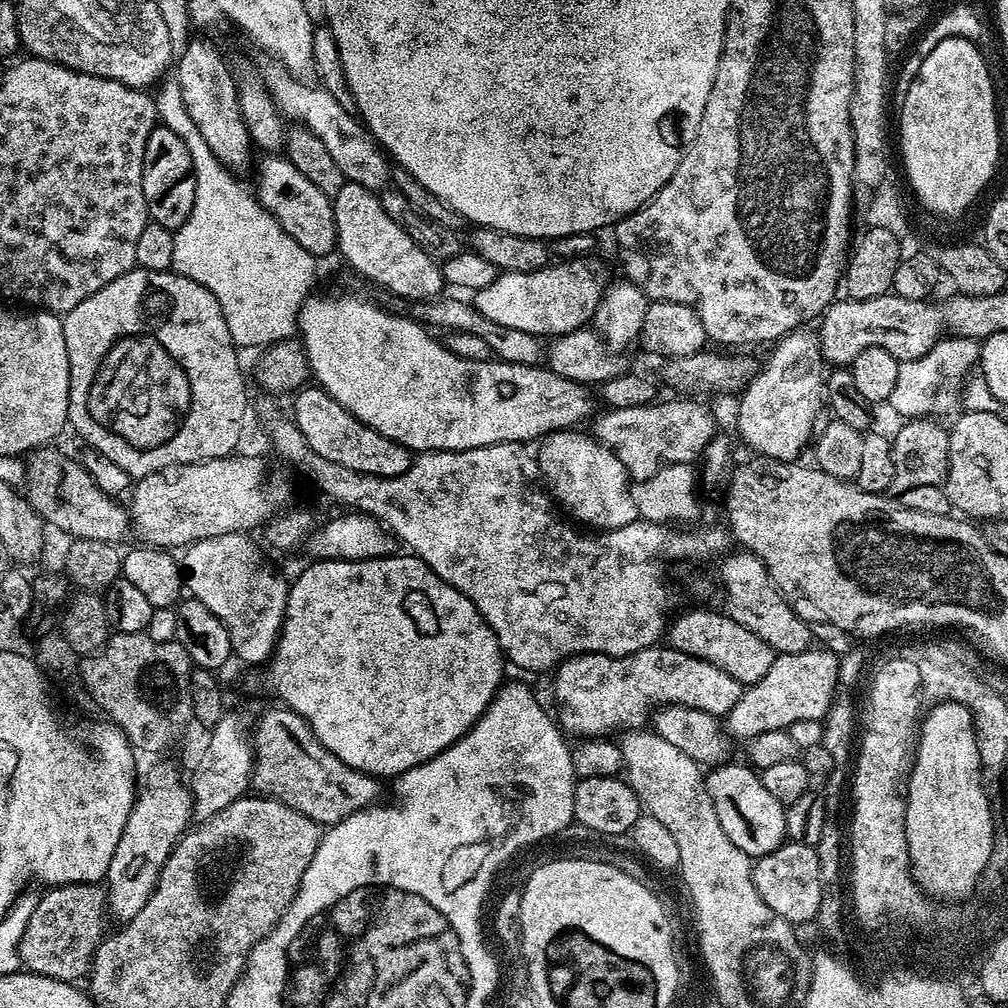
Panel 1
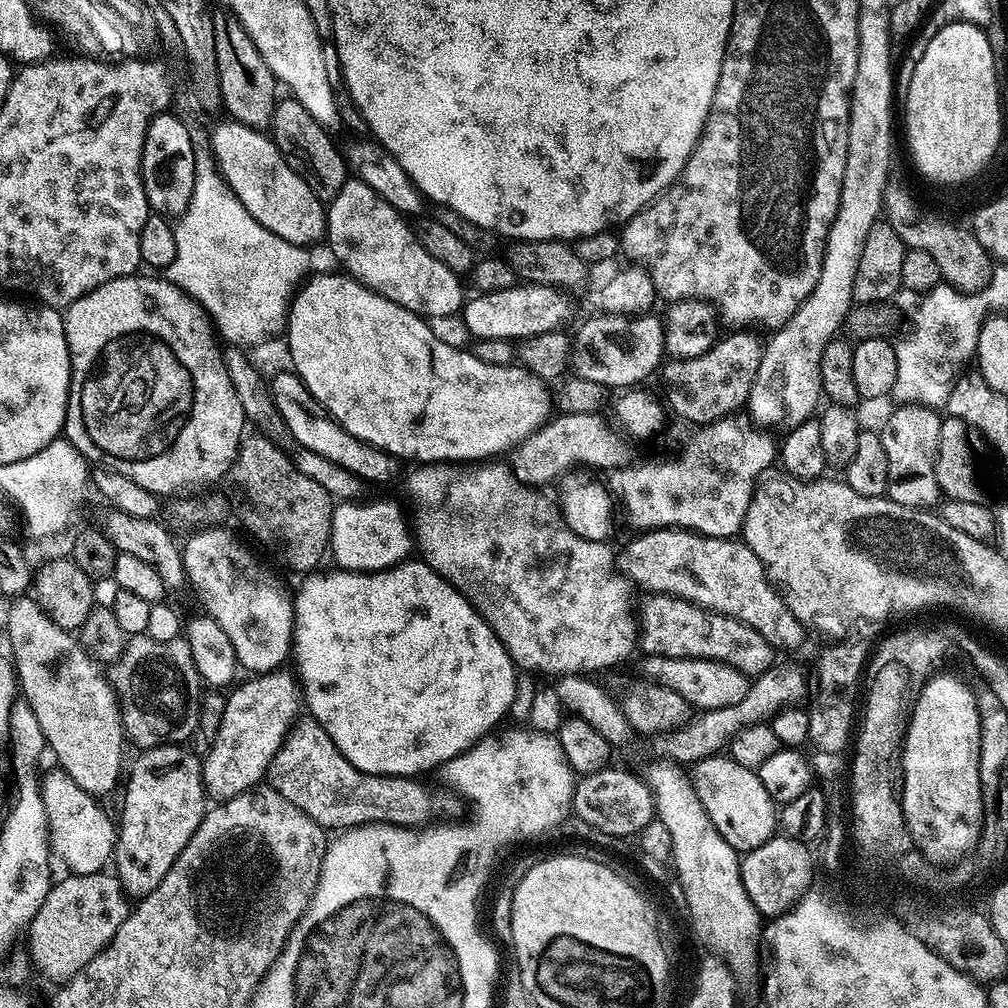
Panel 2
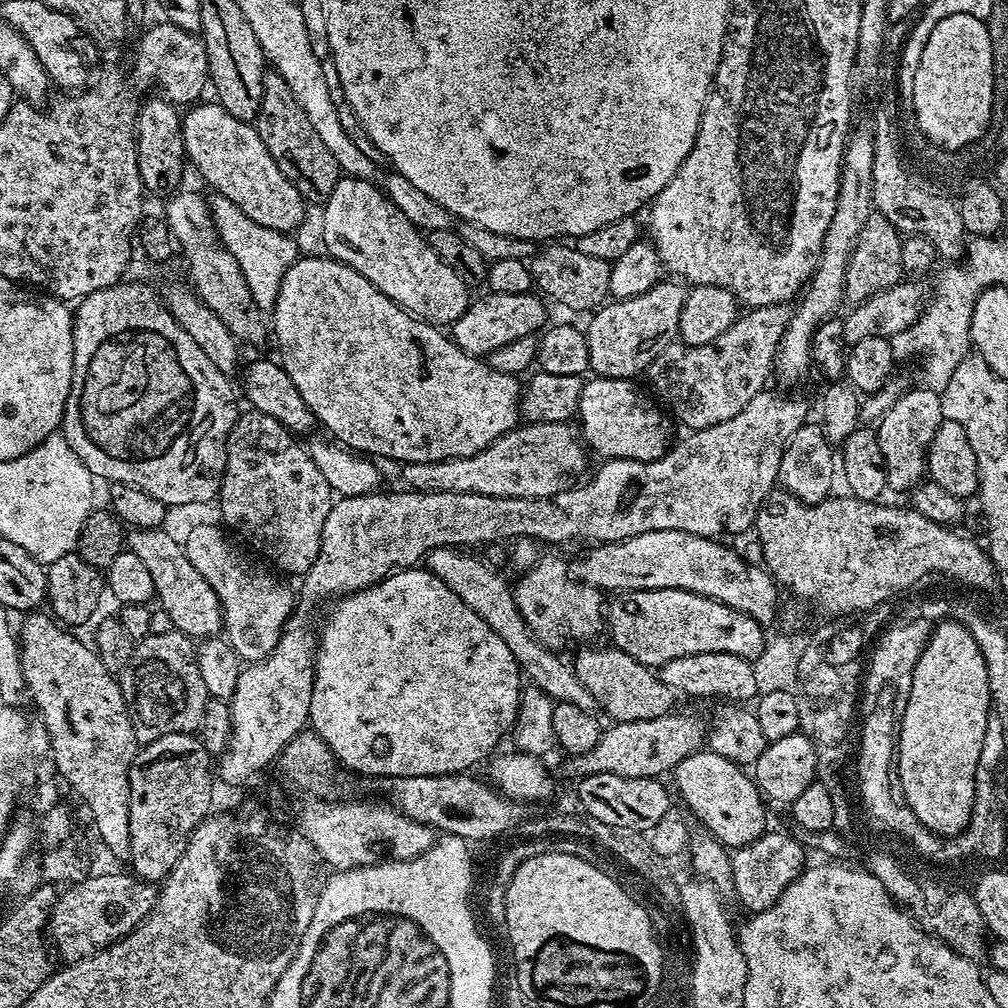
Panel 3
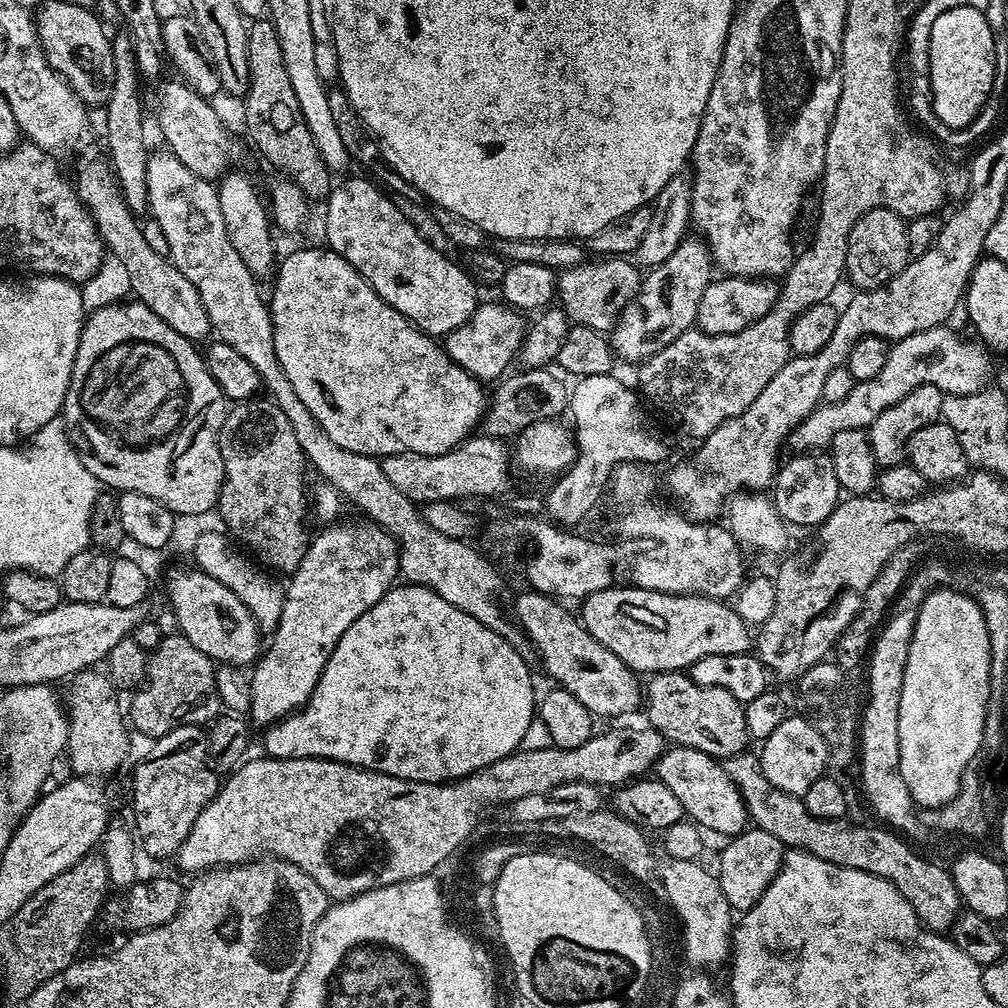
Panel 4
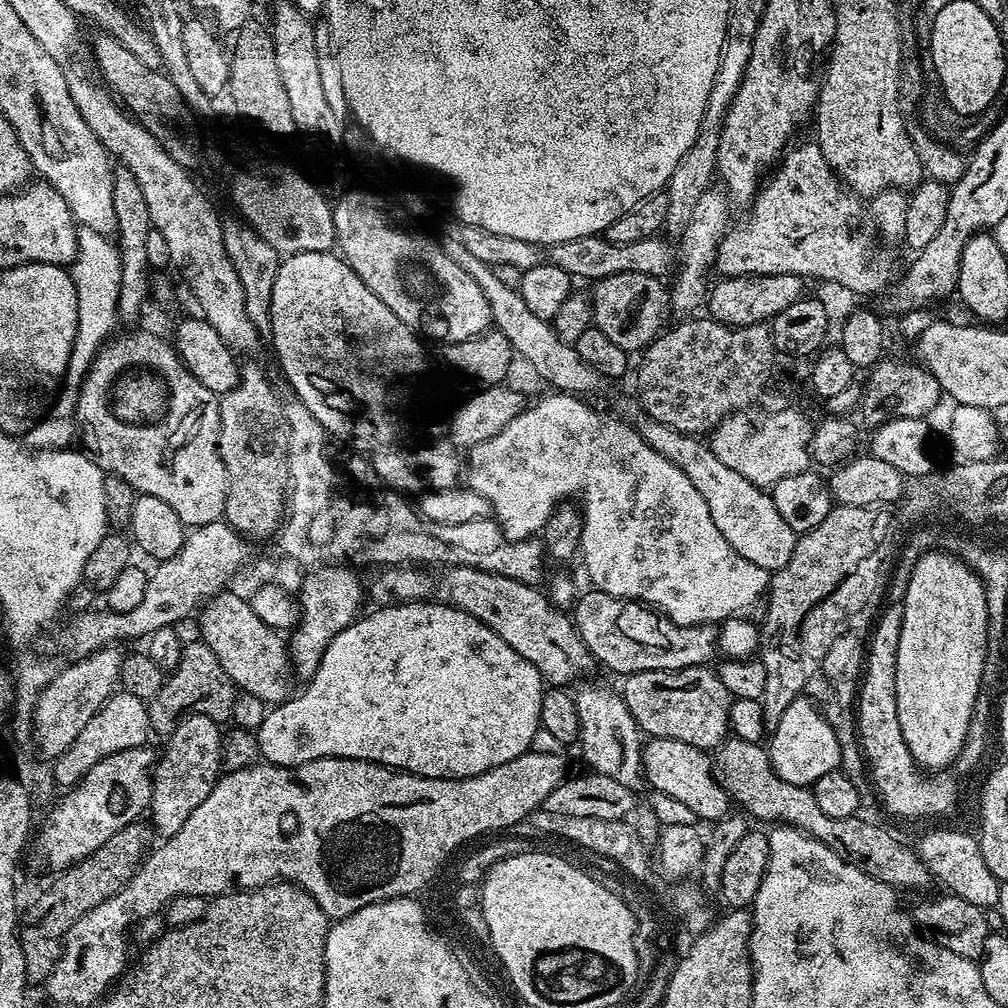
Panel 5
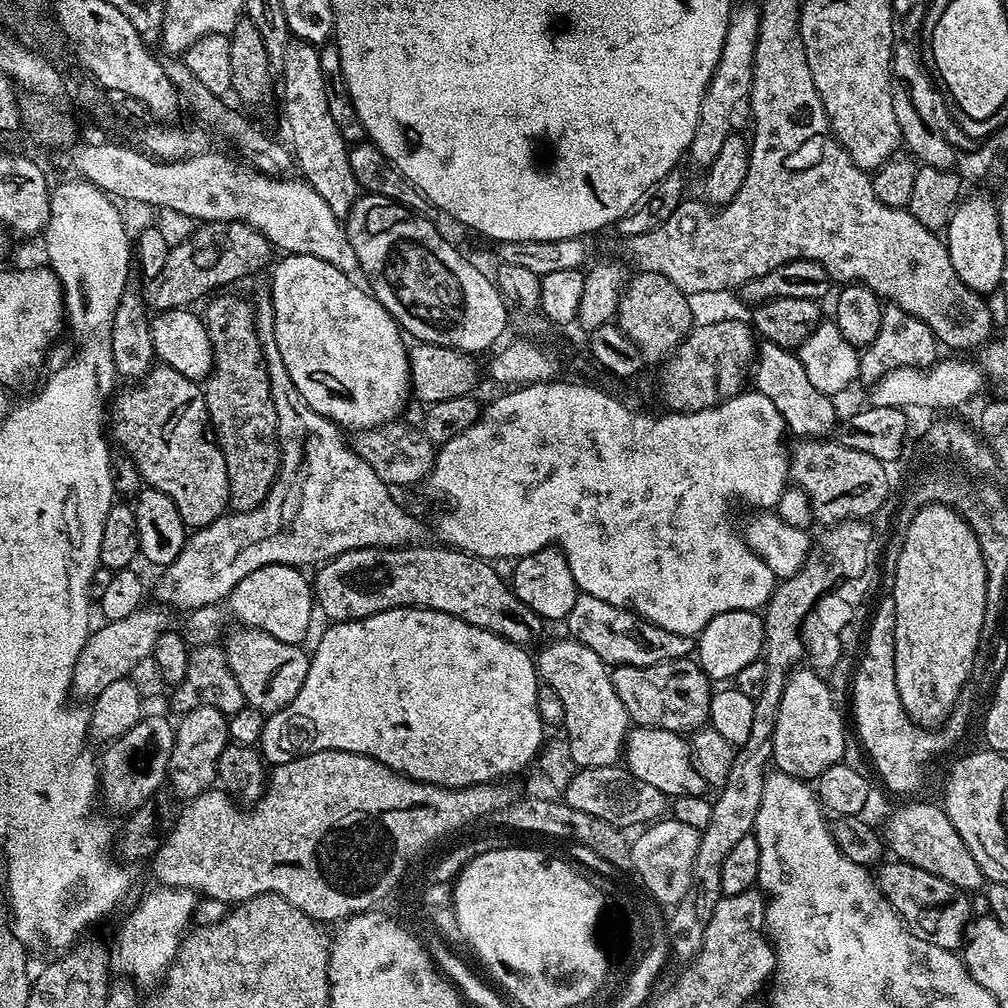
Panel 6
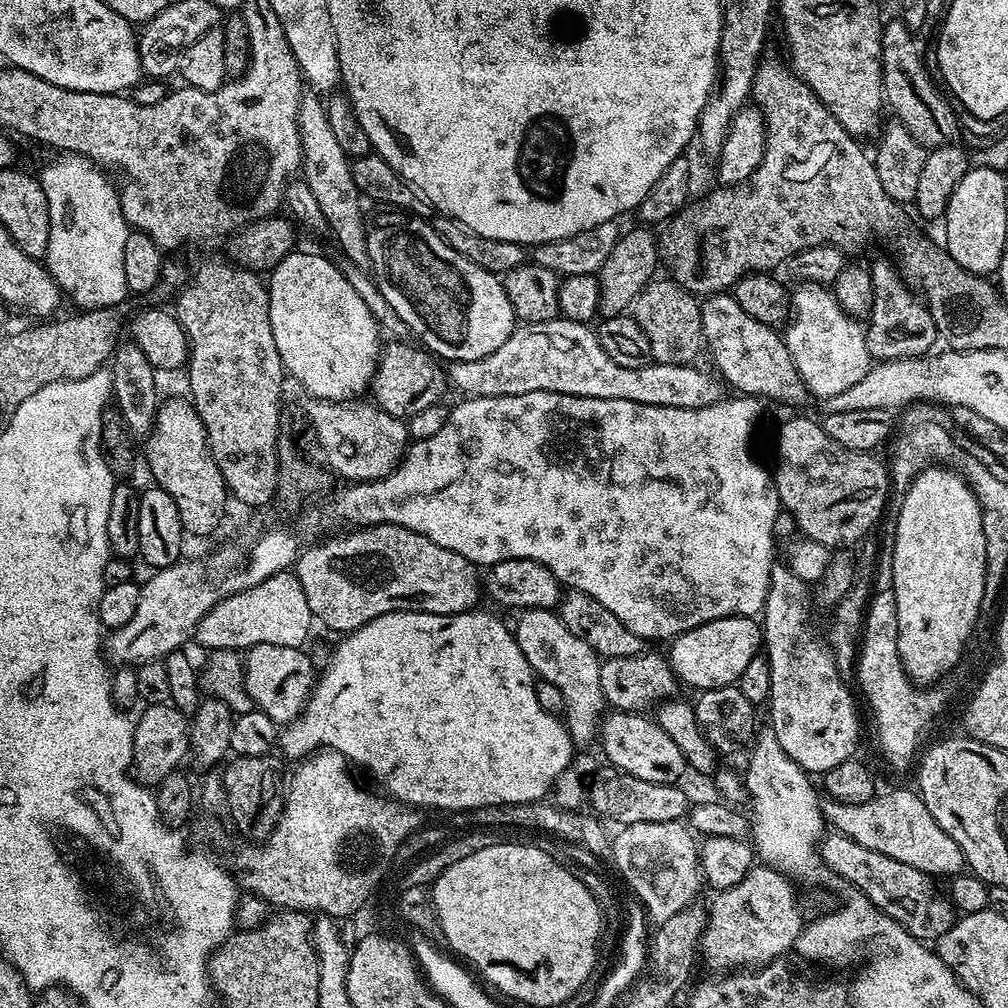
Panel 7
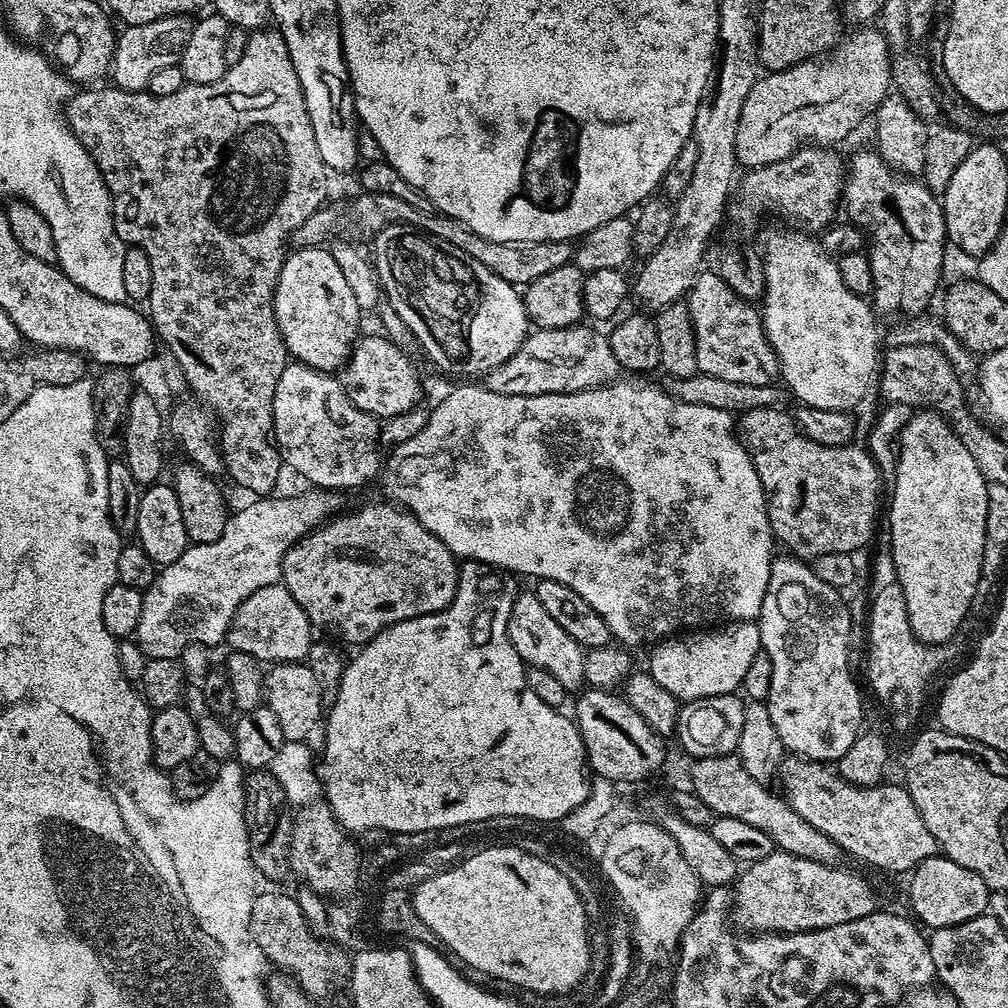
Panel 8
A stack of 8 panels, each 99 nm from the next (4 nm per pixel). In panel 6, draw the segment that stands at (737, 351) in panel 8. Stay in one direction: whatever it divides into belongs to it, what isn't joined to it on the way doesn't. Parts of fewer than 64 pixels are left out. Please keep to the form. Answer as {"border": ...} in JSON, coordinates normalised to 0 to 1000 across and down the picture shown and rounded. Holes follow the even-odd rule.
{"border":[[[755,340],[748,354],[748,385],[768,399],[768,407],[776,411],[781,428],[794,433],[790,435],[821,435],[826,432],[831,420],[826,394],[815,387],[808,387],[789,348],[771,341]]]}

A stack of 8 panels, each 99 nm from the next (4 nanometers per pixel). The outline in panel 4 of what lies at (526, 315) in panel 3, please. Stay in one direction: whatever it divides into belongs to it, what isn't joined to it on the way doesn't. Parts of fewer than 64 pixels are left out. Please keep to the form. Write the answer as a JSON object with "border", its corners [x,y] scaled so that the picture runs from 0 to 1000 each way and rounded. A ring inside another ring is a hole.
{"border":[[[476,300],[461,321],[454,323],[454,327],[450,327],[445,333],[439,334],[438,344],[450,360],[458,363],[458,367],[462,367],[473,377],[492,379],[509,364],[508,357],[510,361],[516,341],[520,338],[521,328],[521,314],[511,306],[505,306],[498,300],[493,302]]]}

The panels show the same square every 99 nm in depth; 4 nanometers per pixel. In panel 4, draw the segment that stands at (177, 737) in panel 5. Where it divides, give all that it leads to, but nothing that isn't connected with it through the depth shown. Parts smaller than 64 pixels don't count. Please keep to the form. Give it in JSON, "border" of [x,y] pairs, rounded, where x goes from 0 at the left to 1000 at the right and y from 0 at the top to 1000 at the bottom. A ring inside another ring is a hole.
{"border":[[[186,718],[174,722],[169,724],[169,728],[158,731],[156,738],[159,739],[155,742],[155,750],[141,755],[131,766],[131,810],[135,813],[133,825],[142,844],[144,841],[151,849],[171,851],[179,844],[181,835],[185,835],[185,827],[188,827],[196,808],[200,808],[202,801],[217,786],[220,774],[206,752],[206,728],[201,721]]]}

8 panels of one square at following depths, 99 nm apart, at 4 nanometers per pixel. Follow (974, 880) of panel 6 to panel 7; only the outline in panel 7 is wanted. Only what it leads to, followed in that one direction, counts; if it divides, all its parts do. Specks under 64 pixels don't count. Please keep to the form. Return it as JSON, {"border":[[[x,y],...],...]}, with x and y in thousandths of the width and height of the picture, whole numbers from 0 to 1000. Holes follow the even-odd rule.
{"border":[[[885,782],[876,786],[850,798],[818,793],[815,798],[818,814],[847,835],[863,839],[863,843],[871,843],[871,847],[879,847],[879,851],[891,851],[891,855],[899,855],[899,859],[907,859],[907,863],[915,863],[920,869],[947,871],[953,868],[958,861],[954,843],[950,835],[946,835],[931,815],[927,815],[927,808],[919,804],[919,796],[912,785]]]}

